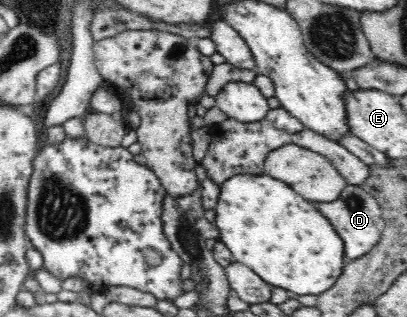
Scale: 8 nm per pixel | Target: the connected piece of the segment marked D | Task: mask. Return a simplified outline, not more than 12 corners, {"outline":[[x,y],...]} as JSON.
{"outline":[[361,185],[320,202],[344,240],[347,261],[366,255],[385,226],[382,206]]}

